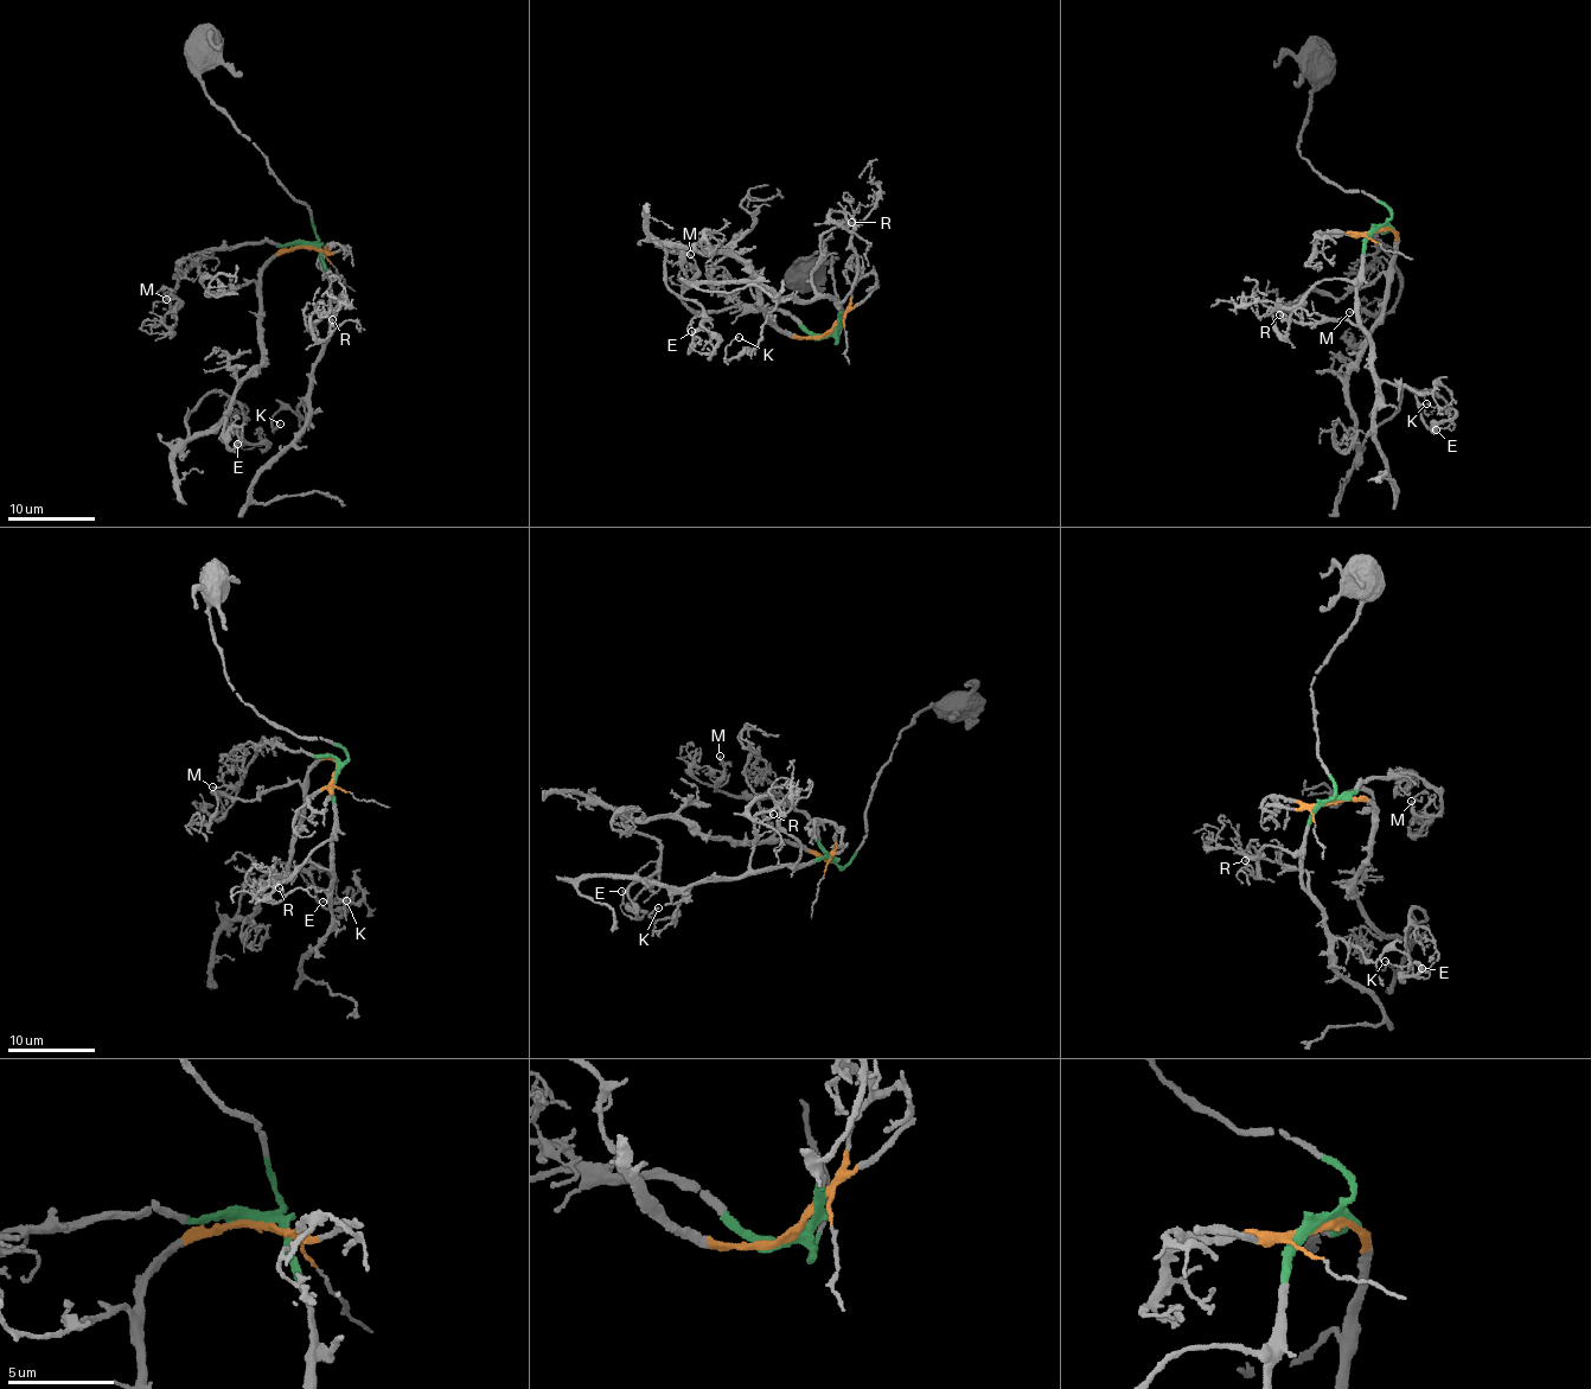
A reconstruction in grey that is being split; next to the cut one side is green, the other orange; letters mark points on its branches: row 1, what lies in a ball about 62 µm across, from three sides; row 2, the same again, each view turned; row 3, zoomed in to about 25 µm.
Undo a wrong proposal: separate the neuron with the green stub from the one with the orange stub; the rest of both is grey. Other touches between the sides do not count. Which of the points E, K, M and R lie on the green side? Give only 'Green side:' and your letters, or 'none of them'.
Green side: K, M, R

